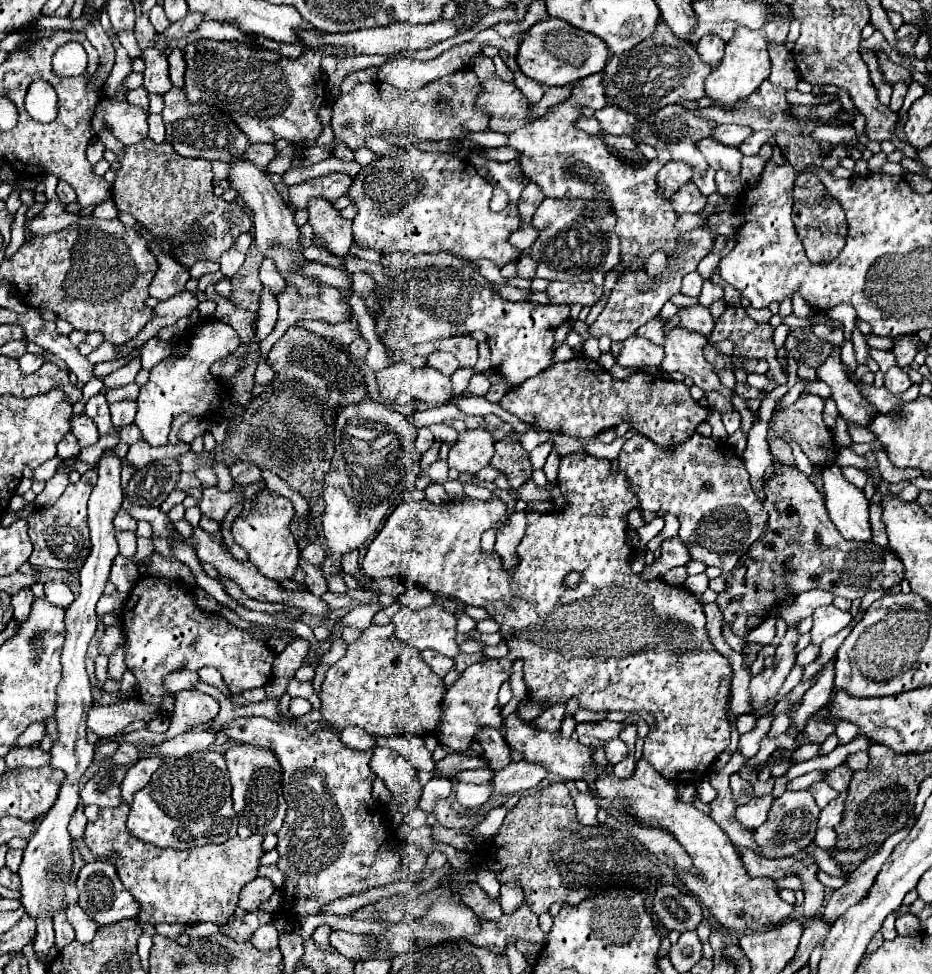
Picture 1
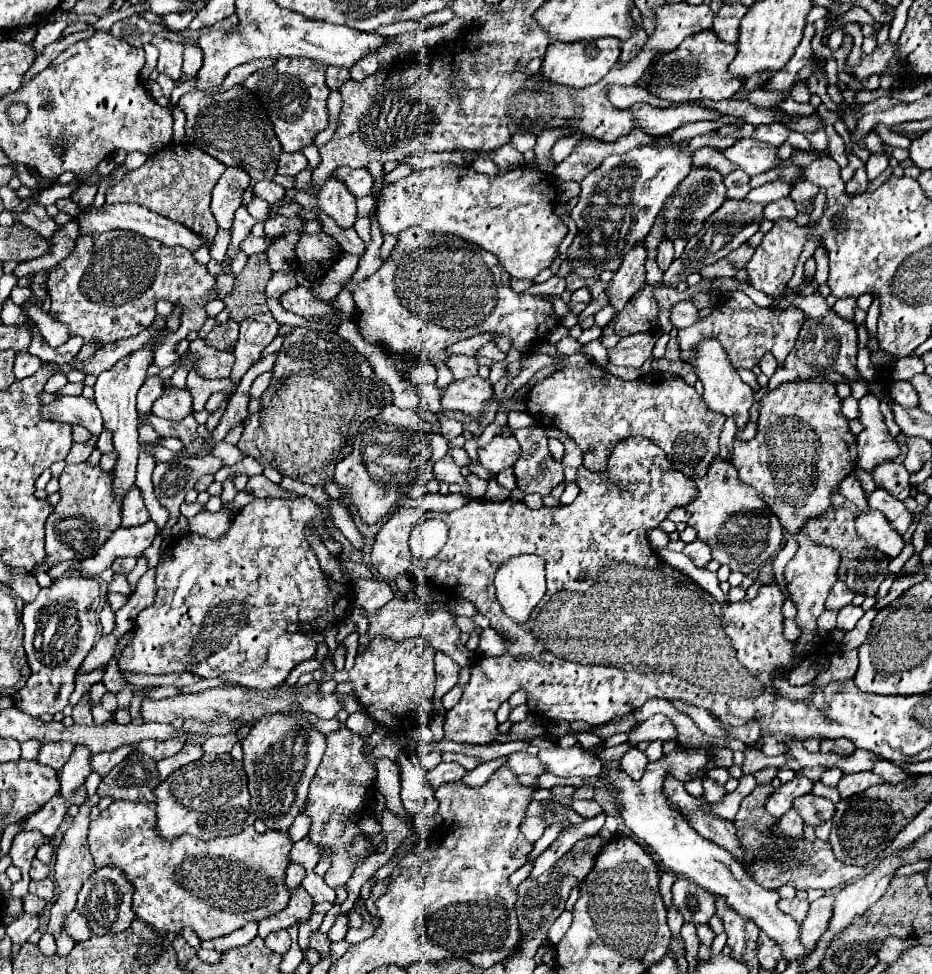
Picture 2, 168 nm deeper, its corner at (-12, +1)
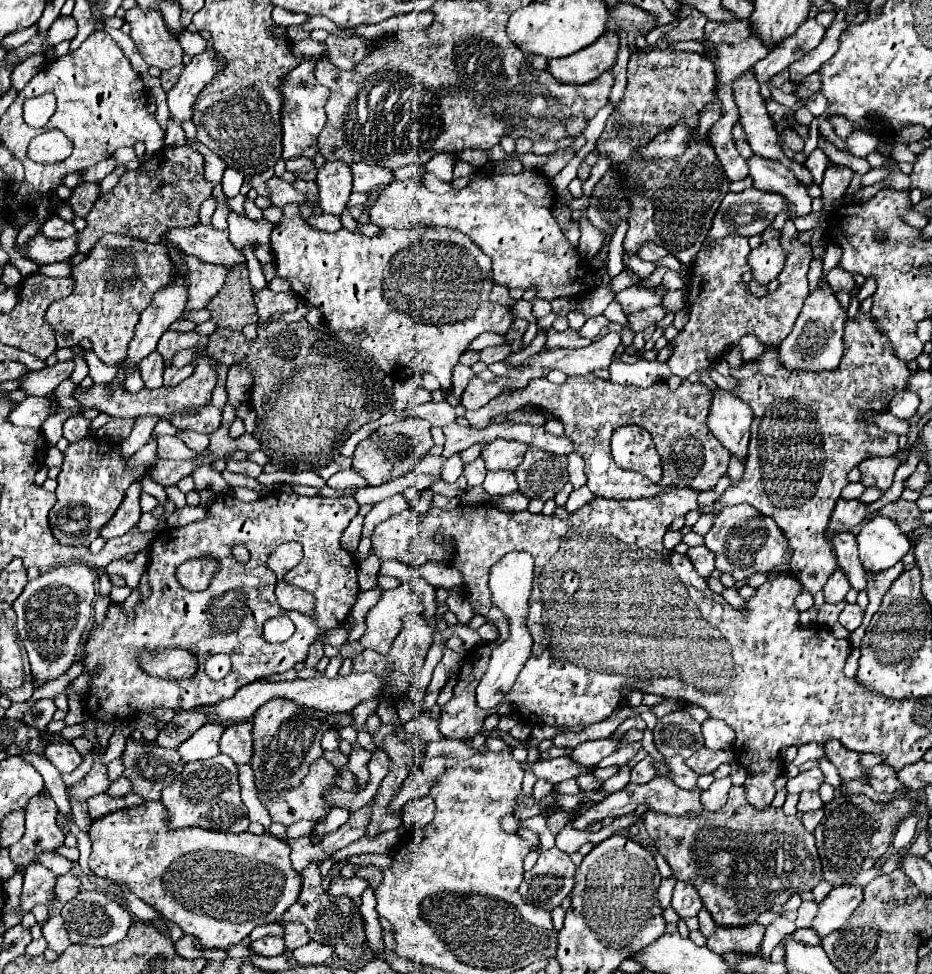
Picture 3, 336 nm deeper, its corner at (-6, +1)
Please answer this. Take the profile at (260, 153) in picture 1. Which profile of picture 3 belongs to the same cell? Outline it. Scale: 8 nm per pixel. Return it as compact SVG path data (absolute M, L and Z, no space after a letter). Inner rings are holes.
M306 157L286 161L286 169L304 181L314 181L316 173L318 173L318 167L312 163L312 159L306 159Z

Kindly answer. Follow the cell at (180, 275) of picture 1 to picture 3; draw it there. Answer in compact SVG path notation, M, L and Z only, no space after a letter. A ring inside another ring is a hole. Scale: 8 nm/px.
M166 331L158 343L158 353L164 357L164 367L170 367L172 365L172 357L182 351L182 349L188 349L188 347L200 347L204 351L208 343L208 337L202 337L202 335L180 335L180 333L174 333L174 331Z

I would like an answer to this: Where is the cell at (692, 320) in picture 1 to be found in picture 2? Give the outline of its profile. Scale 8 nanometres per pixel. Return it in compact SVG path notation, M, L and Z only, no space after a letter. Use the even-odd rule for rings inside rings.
M682 301L682 303L676 303L672 307L672 313L670 313L670 321L674 327L678 329L686 329L686 327L692 327L694 323L700 321L700 309L696 309L692 305L692 301Z

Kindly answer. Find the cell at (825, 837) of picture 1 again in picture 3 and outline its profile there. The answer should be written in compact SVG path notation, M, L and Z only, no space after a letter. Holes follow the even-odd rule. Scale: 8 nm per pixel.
M818 809L818 811L810 811L810 813L804 813L804 815L802 815L802 823L804 823L804 827L812 833L812 831L816 829L816 825L820 823L822 815L824 815L822 809Z

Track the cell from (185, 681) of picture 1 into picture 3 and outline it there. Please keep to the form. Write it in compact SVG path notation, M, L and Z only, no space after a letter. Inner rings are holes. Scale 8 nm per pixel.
M42 699L42 701L34 703L34 705L24 713L22 721L24 721L26 725L32 725L32 727L36 727L36 729L42 731L42 729L50 723L54 711L56 711L54 699Z

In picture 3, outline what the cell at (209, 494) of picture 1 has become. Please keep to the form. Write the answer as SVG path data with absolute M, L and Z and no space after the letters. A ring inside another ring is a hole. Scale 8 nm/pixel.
M198 465L196 471L192 473L194 481L196 481L196 491L202 491L202 489L210 489L214 495L226 495L230 491L228 483L222 479L222 475L212 469L212 465Z

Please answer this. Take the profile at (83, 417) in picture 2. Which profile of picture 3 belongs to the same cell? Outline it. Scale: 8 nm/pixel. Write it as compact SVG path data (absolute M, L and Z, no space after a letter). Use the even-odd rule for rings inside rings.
M26 397L22 403L18 403L10 413L8 413L8 421L12 425L18 427L32 427L32 429L40 429L40 425L44 423L44 419L56 411L60 411L62 407L54 401L50 401L48 397Z

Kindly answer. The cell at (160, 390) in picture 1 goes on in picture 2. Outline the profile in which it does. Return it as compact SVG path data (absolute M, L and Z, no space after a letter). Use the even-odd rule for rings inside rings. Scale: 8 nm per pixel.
M164 387L164 393L160 399L154 401L152 413L156 417L168 419L168 421L182 421L186 415L192 413L192 393L190 389L178 389L178 387Z

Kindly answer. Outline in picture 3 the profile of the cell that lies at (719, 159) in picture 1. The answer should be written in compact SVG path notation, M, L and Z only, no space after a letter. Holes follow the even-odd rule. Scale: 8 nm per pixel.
M754 155L748 159L750 167L750 177L754 179L754 187L758 189L772 189L782 193L796 209L796 215L808 215L812 211L812 197L808 195L806 187L800 185L794 175L790 175L790 169L782 167L780 163L774 163L770 159L758 159Z

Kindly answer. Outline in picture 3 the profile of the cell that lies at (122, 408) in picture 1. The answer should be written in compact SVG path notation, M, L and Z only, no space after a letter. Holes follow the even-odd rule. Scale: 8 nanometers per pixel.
M158 351L150 353L146 359L140 361L140 371L142 371L142 379L144 379L144 387L146 389L154 389L154 387L162 387L162 373L164 373L164 363Z

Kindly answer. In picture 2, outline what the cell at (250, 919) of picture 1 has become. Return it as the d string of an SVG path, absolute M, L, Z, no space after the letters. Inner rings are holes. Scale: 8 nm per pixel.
M298 887L296 893L292 895L292 899L290 899L290 903L288 903L286 909L282 909L280 913L270 915L270 917L266 917L266 919L262 919L262 921L258 923L258 935L260 935L260 937L266 937L266 935L272 933L272 931L288 929L288 927L294 925L294 923L306 921L306 919L310 917L312 905L314 905L314 903L312 903L312 897L310 897L302 887Z

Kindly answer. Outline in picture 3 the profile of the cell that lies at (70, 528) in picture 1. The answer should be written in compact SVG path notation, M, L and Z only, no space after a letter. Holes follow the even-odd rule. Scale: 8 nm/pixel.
M156 415L138 417L132 433L124 439L123 443L116 443L117 445L100 437L82 439L68 445L68 449L64 451L62 471L58 475L58 489L56 489L58 501L50 511L52 533L62 545L88 547L120 507L126 489L148 473L144 465L130 469L126 465L126 459L134 455L144 443L148 443L158 421L160 417Z

